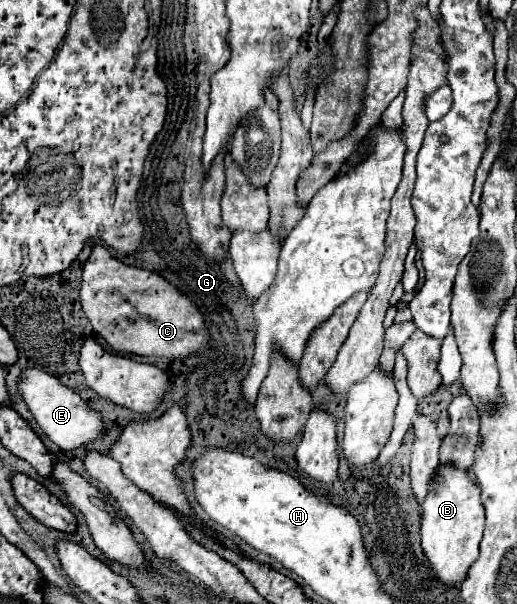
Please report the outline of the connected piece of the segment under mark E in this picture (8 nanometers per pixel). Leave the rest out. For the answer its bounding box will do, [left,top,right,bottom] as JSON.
[20,370,106,450]

